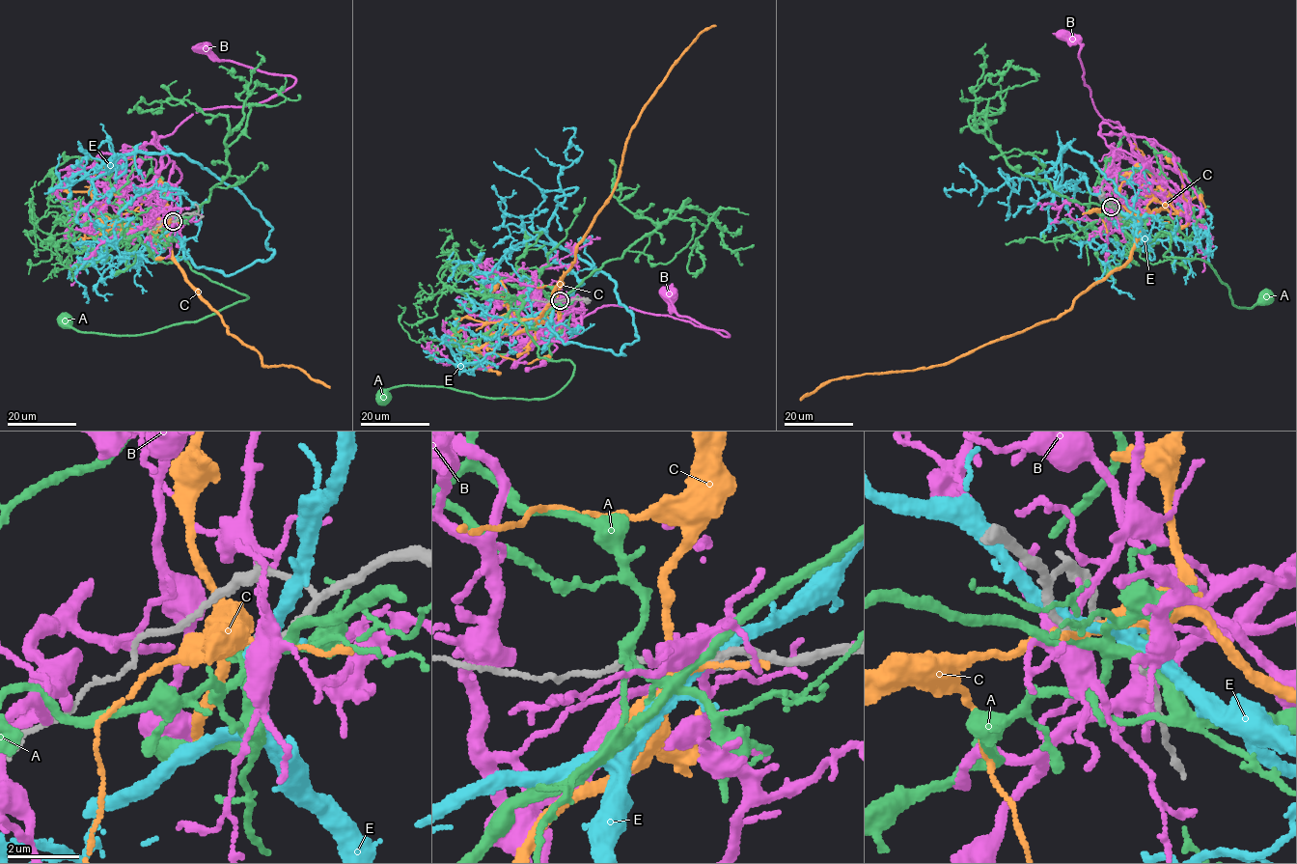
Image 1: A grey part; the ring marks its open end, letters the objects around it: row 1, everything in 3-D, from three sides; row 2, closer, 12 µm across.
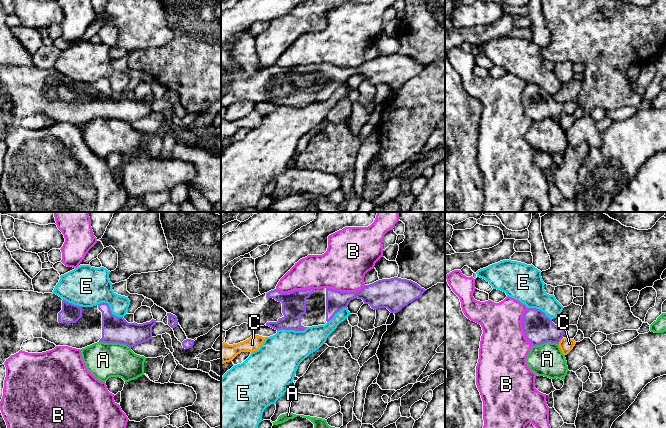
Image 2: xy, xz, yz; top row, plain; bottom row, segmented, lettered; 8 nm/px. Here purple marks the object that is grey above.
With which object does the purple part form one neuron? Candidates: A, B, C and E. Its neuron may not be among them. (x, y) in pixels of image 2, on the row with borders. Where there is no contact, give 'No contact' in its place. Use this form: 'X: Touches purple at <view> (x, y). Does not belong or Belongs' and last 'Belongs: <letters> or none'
A: Touches purple at xy (115, 342). Does not belong
B: Touches purple at xz (345, 292). Does not belong
C: Touches purple at yz (560, 339). Does not belong
E: Touches purple at xy (109, 309). Does not belong
Belongs: none

